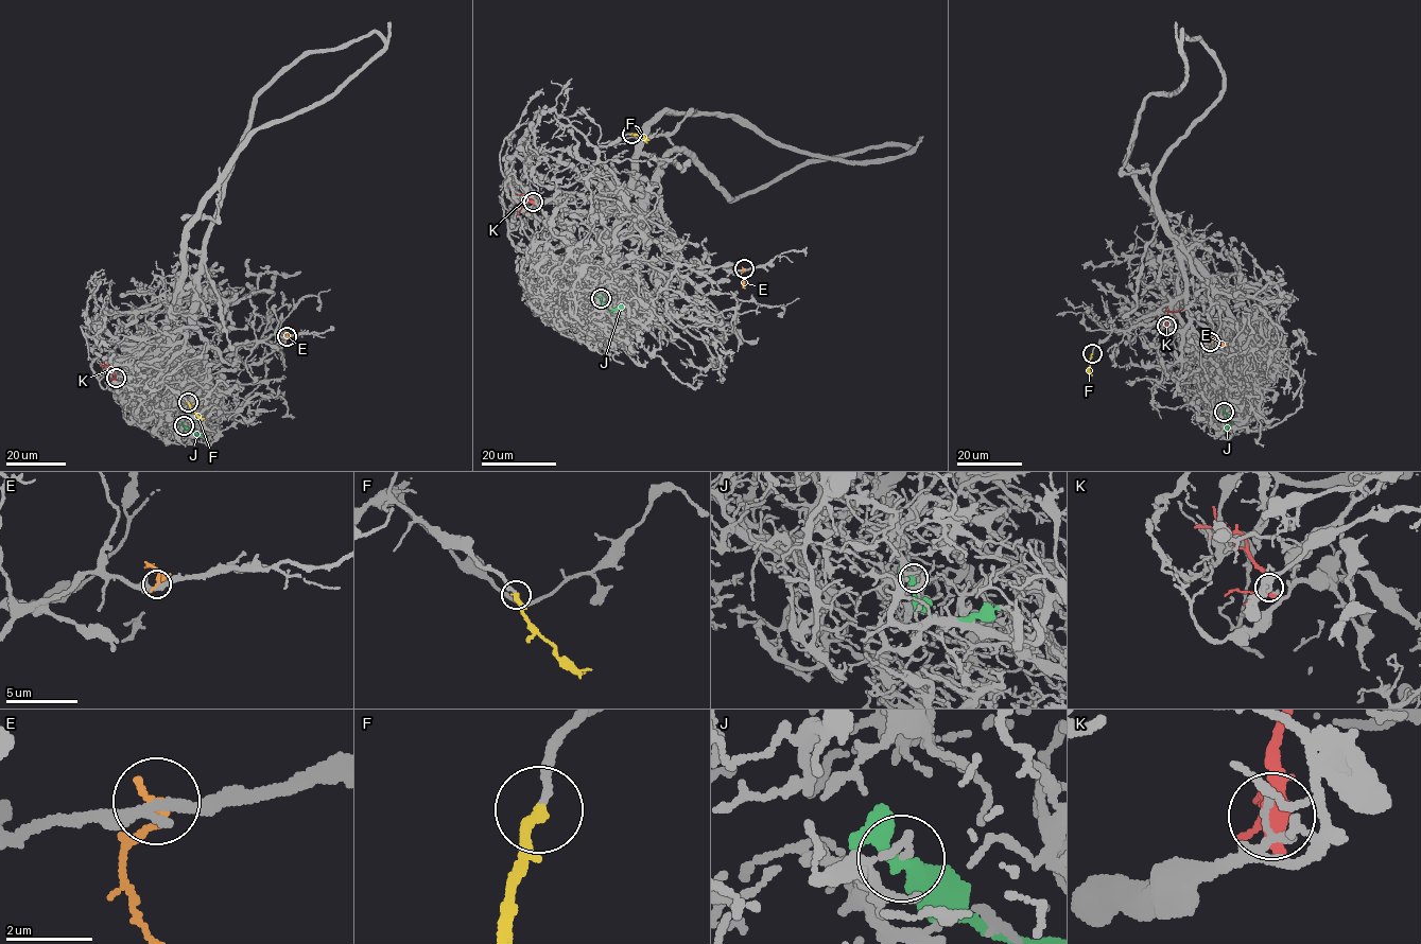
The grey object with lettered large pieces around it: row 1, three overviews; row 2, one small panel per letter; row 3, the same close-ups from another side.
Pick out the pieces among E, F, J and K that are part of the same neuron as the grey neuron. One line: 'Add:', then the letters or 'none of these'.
Add: F

